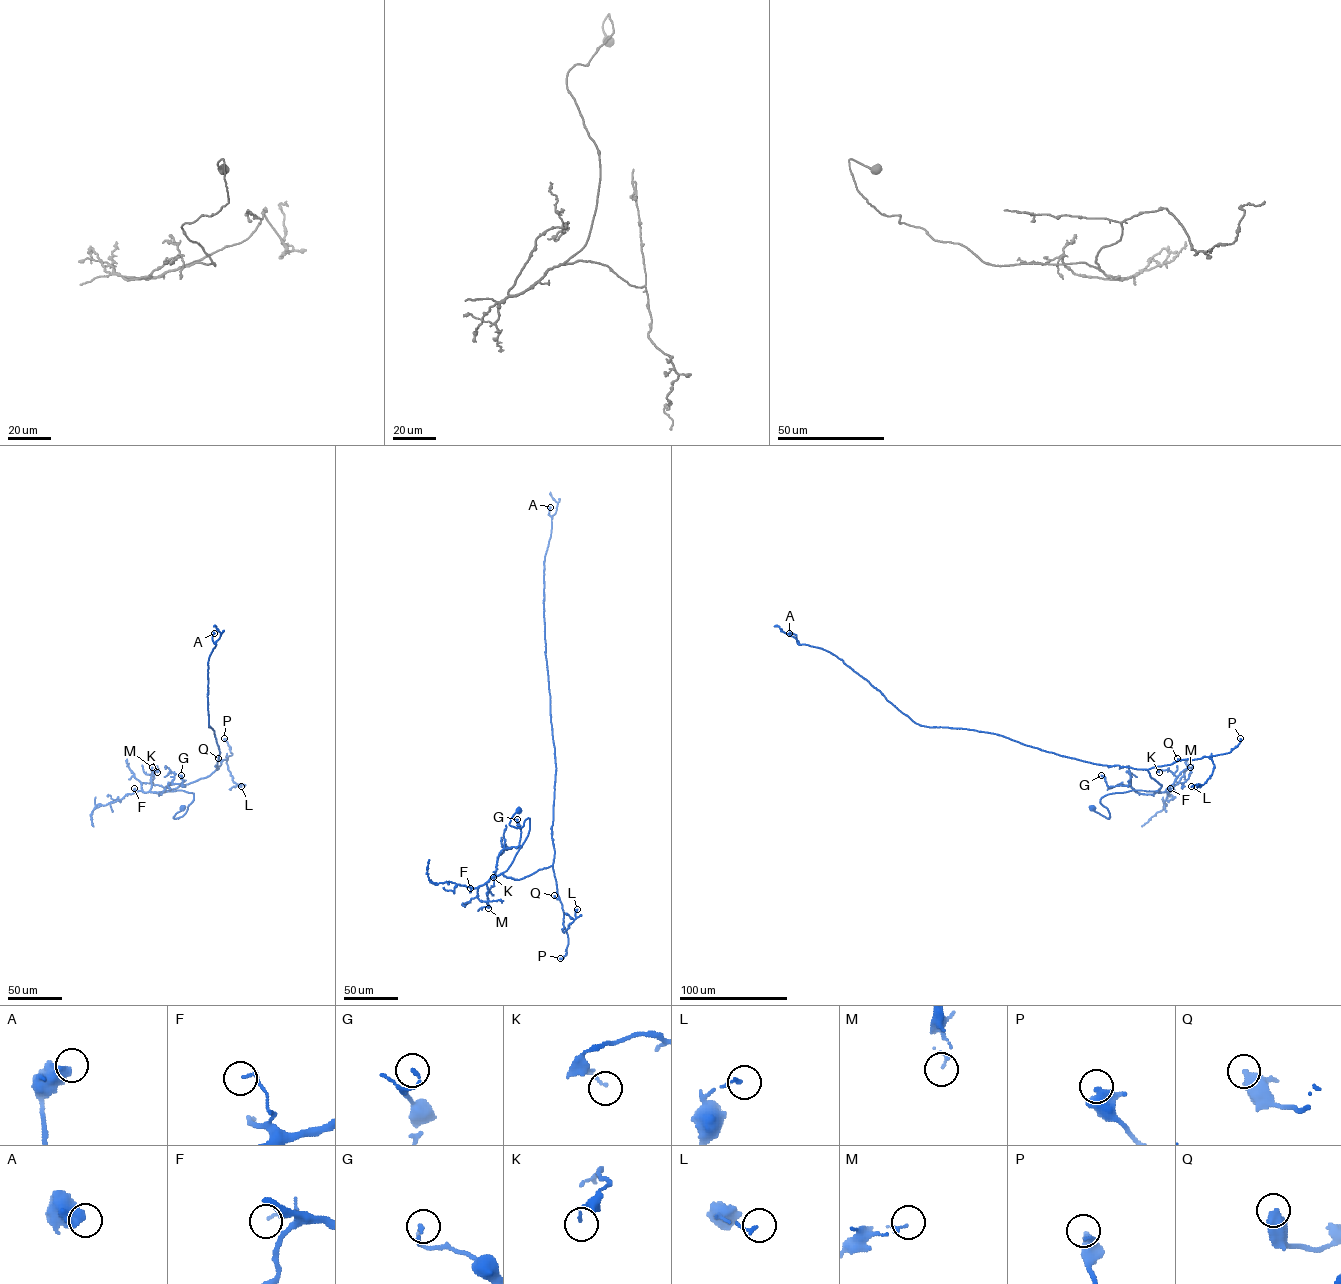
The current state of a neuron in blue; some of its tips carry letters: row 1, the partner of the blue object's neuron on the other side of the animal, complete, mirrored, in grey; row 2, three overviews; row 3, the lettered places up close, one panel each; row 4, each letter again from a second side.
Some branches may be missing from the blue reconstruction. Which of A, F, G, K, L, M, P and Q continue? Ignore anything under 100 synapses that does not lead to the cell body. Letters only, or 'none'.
none

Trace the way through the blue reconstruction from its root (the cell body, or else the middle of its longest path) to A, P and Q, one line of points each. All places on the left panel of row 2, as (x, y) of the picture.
A: (182, 807), (174, 818), (185, 813), (194, 793), (166, 791), (218, 769), (207, 697), (214, 633)
P: (182, 807), (174, 818), (185, 813), (194, 793), (166, 791), (213, 772), (232, 754), (224, 738)
Q: (182, 807), (174, 818), (185, 813), (194, 793), (166, 791), (208, 776), (221, 764), (223, 760), (218, 758)

